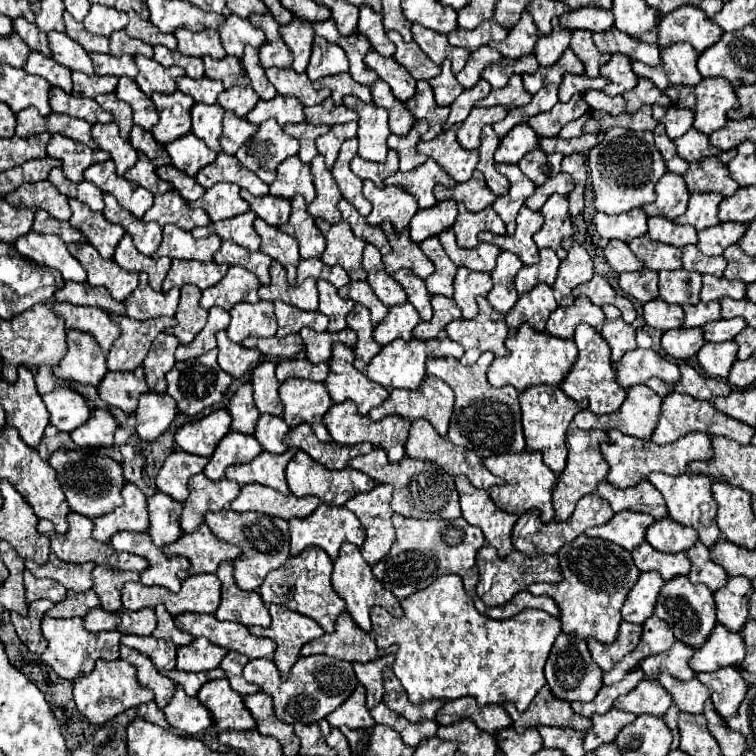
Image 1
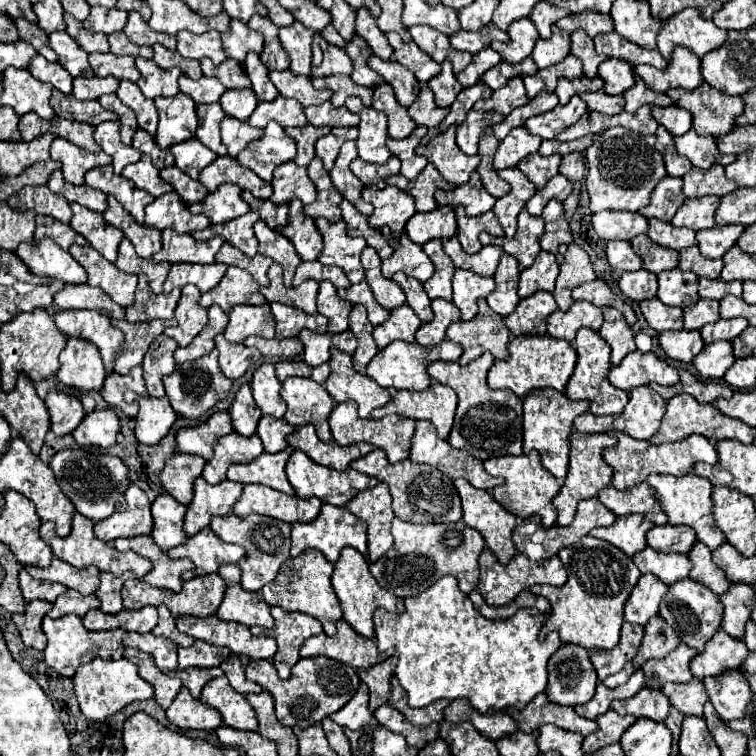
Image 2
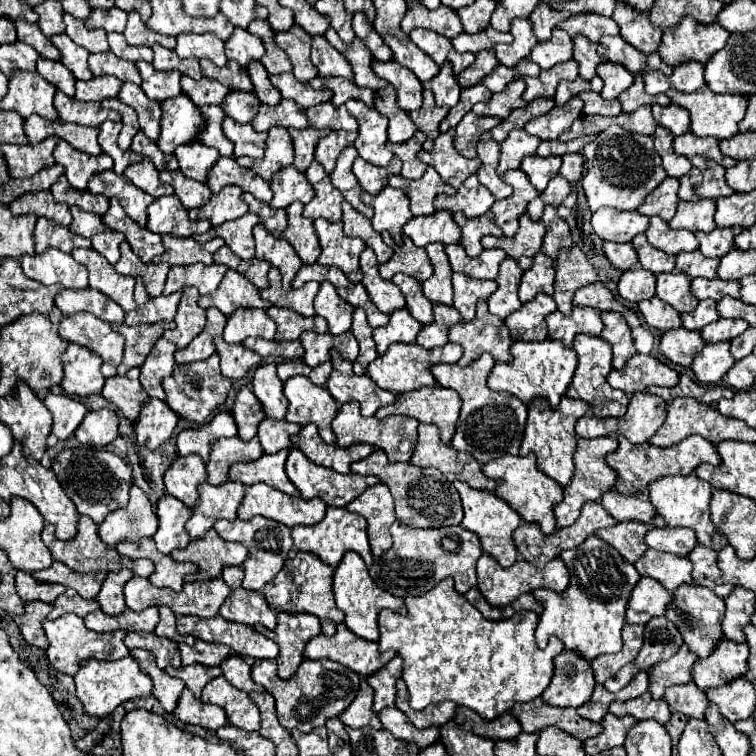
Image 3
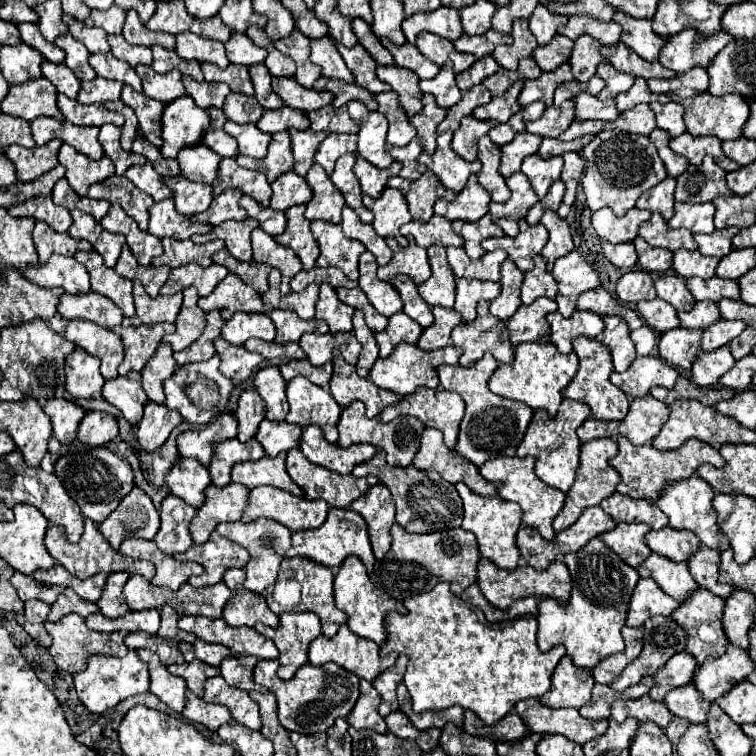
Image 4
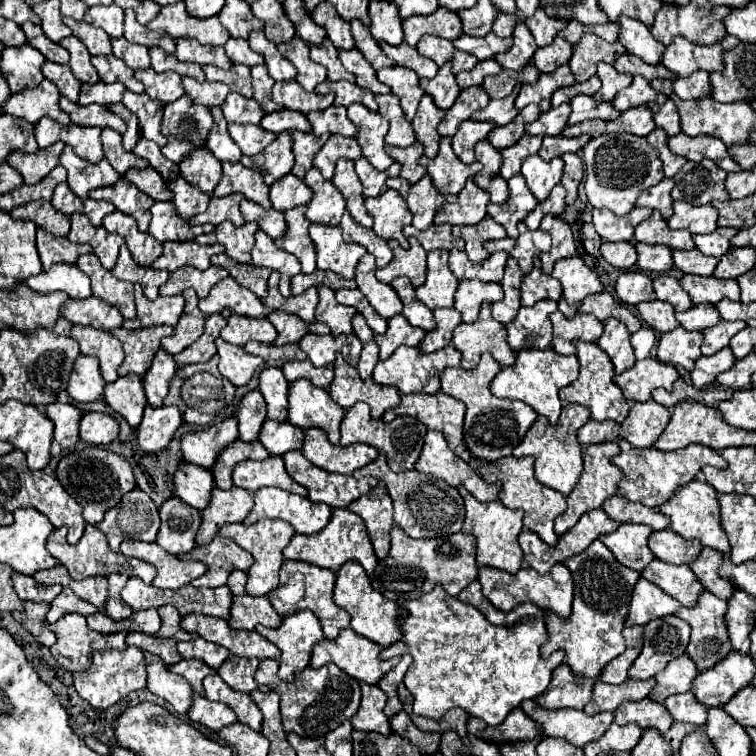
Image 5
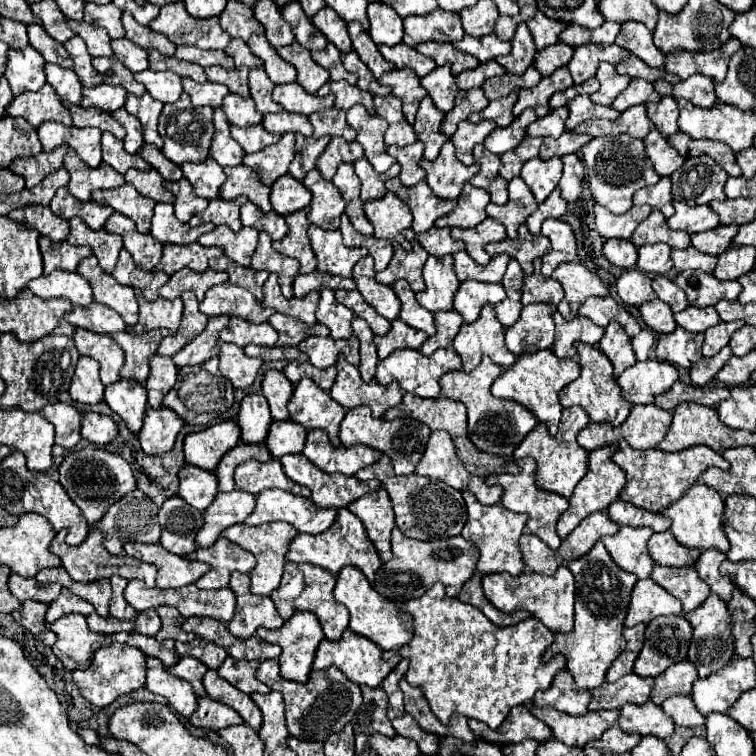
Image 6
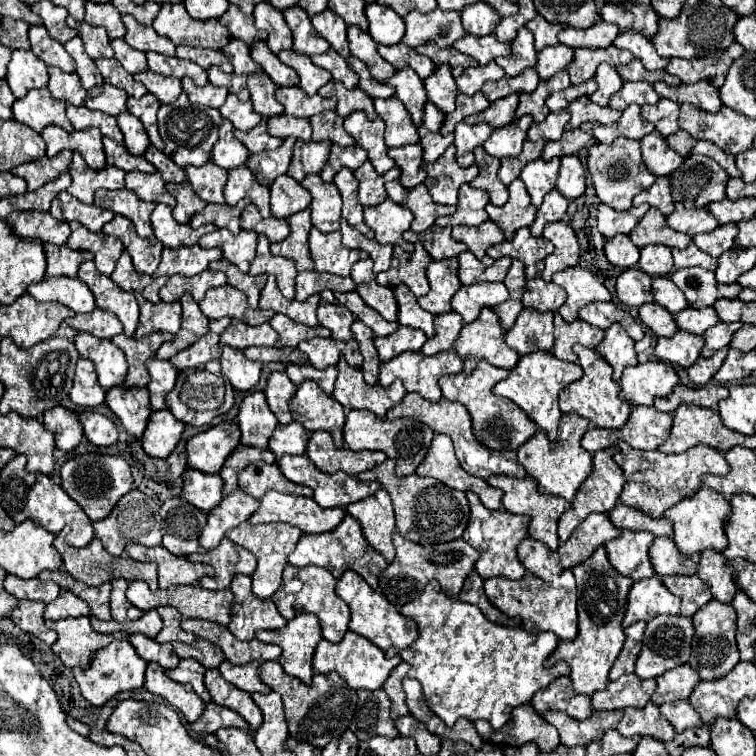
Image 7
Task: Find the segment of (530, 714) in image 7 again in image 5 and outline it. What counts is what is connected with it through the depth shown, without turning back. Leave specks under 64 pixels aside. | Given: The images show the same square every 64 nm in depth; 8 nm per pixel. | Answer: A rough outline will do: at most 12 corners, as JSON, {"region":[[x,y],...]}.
{"region":[[520,708],[498,726],[468,718],[468,734],[494,744],[532,740],[540,734]]}

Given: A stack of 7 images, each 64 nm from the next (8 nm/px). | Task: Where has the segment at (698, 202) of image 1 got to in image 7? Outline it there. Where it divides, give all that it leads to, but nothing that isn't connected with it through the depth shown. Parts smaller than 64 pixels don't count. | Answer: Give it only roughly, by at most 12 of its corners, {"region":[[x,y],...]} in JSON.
{"region":[[684,208],[666,218],[668,226],[688,234],[712,232],[718,220],[706,208]]}

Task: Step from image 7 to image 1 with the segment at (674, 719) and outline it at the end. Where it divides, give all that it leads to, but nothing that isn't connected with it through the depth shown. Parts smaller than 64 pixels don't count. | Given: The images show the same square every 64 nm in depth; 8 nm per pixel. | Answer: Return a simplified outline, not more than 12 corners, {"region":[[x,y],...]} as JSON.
{"region":[[658,676],[682,712],[702,714],[710,692],[698,678],[690,682]]}

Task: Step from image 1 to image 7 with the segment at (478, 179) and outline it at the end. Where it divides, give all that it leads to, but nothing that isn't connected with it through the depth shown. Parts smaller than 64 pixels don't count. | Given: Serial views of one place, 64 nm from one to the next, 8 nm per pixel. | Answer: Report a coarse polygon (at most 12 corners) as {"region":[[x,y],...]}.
{"region":[[460,188],[452,216],[440,226],[480,226],[488,220],[488,192]]}

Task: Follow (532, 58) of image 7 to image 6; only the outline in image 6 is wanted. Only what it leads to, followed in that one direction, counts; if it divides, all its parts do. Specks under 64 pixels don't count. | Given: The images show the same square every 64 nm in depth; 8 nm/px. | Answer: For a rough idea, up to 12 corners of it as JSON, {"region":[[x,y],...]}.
{"region":[[518,24],[512,52],[498,56],[512,74],[534,60],[536,46],[526,24]]}

